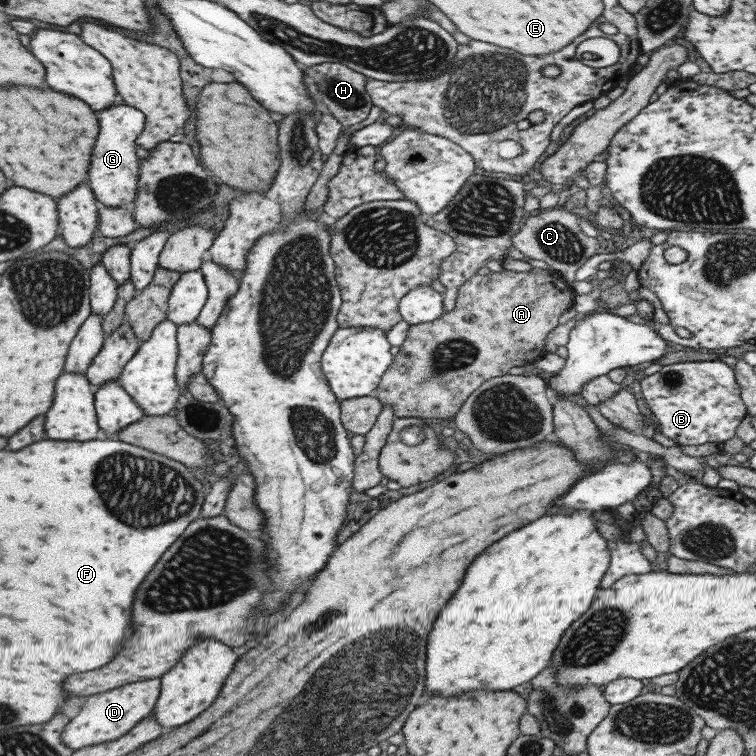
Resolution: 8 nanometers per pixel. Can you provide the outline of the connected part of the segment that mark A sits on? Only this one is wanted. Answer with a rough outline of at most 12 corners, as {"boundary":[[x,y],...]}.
{"boundary":[[551,269],[474,274],[409,325],[373,396],[453,418],[545,352],[574,292]]}

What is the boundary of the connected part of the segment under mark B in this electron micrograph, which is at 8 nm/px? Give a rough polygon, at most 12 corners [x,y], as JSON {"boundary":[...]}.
{"boundary":[[663,365],[640,381],[677,446],[725,443],[747,414],[733,369]]}

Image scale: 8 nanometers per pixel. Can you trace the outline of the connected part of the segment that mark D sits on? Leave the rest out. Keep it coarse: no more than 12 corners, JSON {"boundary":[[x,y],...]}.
{"boundary":[[153,678],[89,695],[61,731],[72,751],[123,736],[152,714]]}

